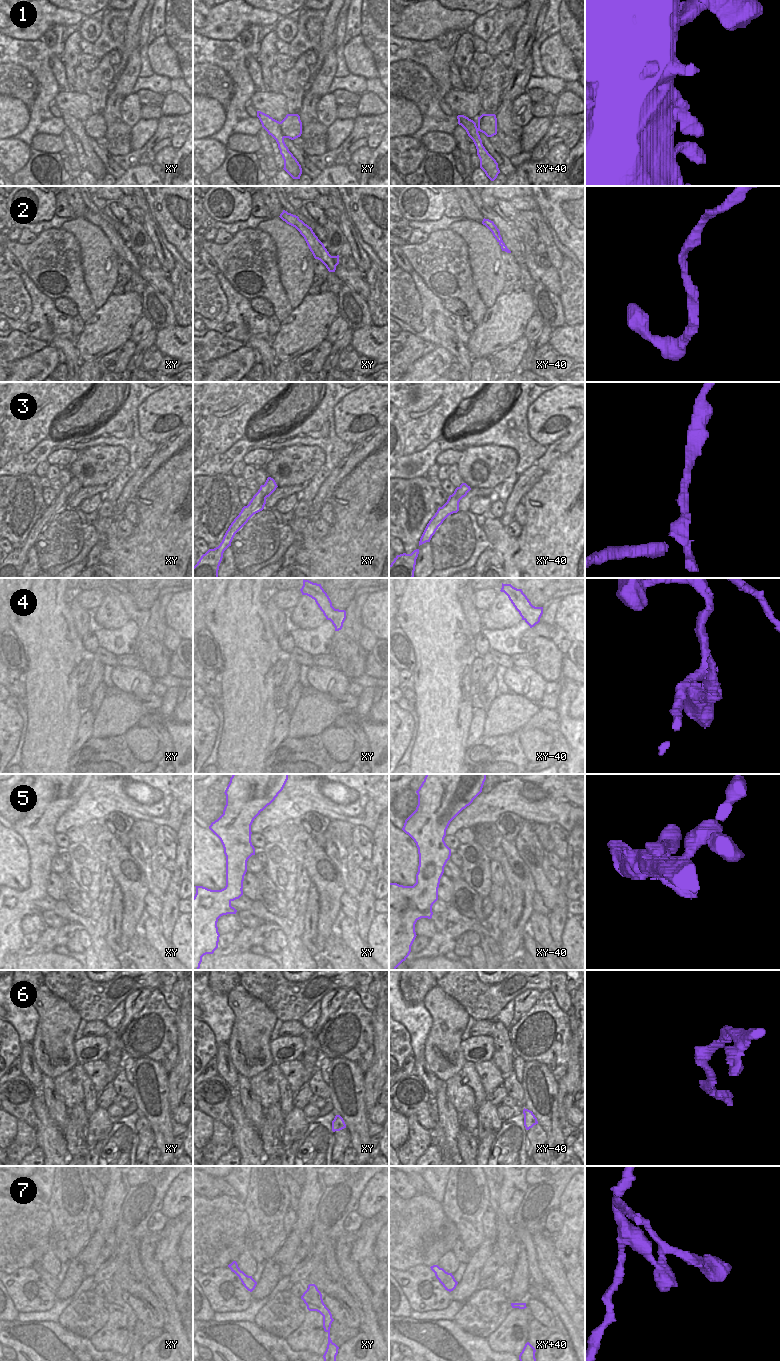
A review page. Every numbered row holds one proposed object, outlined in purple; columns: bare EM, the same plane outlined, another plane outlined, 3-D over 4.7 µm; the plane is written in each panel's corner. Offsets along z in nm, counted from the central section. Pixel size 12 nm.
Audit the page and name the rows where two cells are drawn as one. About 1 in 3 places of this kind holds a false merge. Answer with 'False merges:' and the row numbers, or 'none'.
False merges: 3, 4, 7

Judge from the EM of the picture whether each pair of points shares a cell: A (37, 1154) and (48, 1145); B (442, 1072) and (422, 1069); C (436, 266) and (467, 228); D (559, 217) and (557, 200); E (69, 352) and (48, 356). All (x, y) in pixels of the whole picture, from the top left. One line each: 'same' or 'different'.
A: different
B: different
C: different
D: same
E: different

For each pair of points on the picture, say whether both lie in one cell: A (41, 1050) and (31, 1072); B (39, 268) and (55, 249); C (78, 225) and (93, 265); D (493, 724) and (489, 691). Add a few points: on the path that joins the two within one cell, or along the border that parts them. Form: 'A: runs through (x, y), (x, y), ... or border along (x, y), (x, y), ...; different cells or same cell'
A: border along (31, 1043), (33, 1057), (43, 1074); different cells
B: runs through (44, 263), (53, 254); same cell
C: runs through (88, 235), (93, 241), (93, 255); same cell
D: border along (498, 693), (487, 709); different cells

